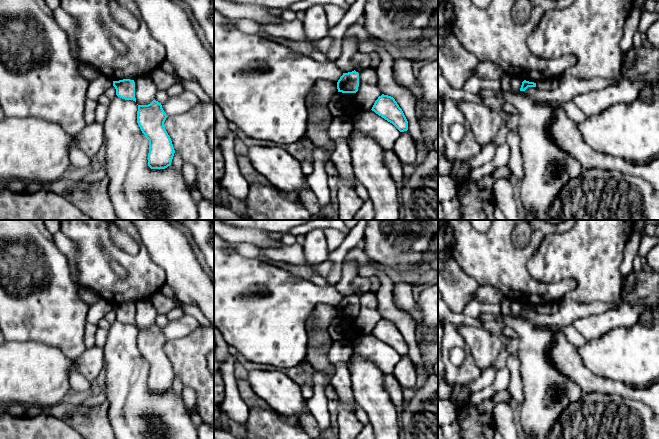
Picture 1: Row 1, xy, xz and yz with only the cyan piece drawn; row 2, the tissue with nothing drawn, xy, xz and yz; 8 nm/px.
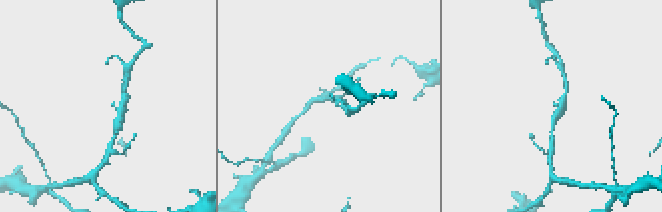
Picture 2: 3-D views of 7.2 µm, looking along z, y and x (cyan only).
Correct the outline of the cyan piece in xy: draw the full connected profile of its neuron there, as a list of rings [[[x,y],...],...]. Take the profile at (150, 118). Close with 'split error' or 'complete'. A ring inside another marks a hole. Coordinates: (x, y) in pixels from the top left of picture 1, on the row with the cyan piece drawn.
[[[155,99],[148,105],[138,105],[137,123],[149,140],[148,166],[165,169],[171,165],[175,150],[164,122],[168,116]]] | complete

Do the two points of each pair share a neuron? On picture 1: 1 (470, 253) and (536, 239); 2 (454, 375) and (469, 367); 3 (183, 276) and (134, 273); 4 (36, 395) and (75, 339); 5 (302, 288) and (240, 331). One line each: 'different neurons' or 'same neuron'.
1: same neuron
2: same neuron
3: different neurons
4: different neurons
5: same neuron

